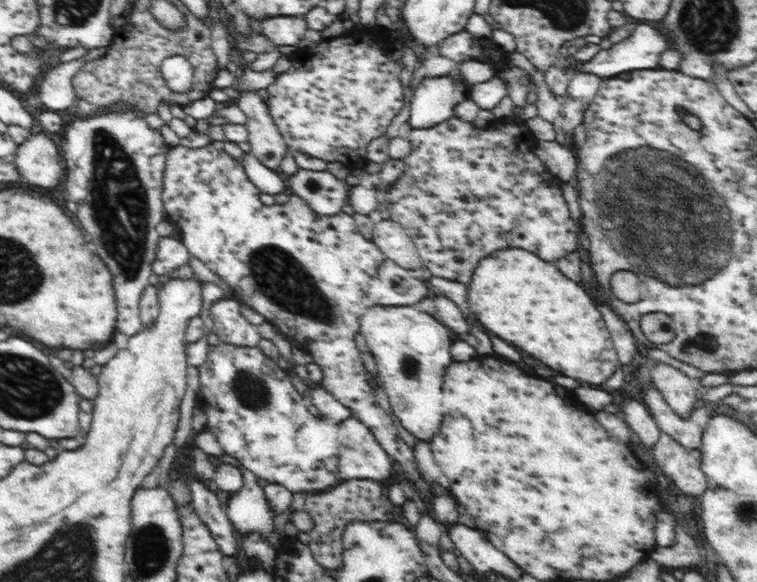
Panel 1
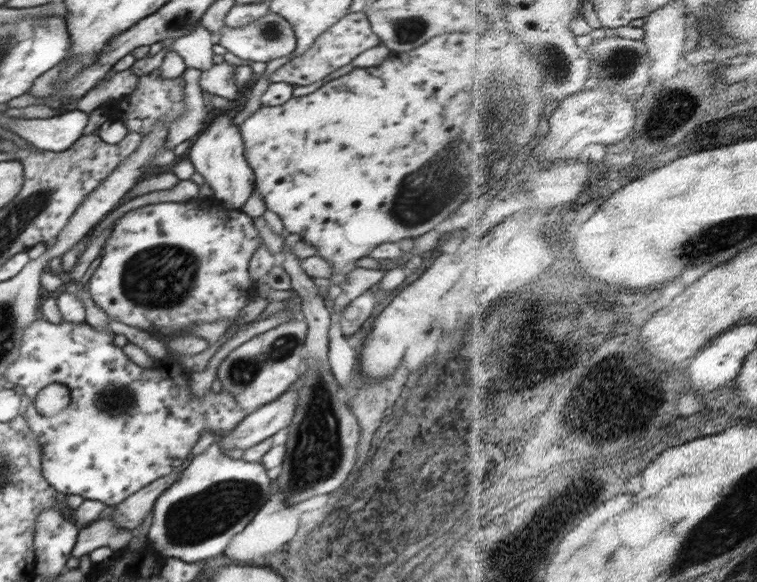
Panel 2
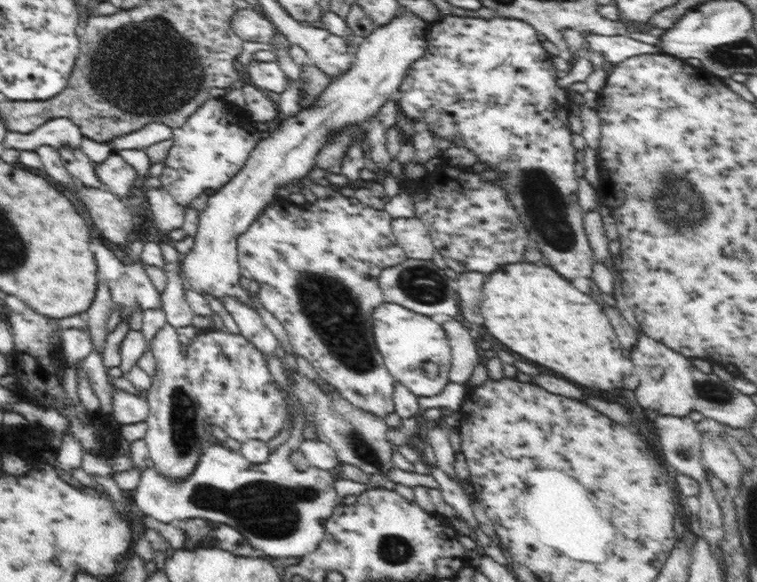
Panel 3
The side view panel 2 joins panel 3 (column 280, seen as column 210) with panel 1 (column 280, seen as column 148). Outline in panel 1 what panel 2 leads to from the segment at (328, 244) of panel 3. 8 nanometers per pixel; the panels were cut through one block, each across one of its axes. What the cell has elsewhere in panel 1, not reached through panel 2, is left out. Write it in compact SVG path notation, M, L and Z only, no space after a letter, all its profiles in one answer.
M176 145L171 147L168 151L166 166L163 174L164 182L164 208L167 213L167 220L170 220L174 225L176 225L177 230L179 230L180 237L186 249L191 254L200 259L204 264L212 270L216 275L218 275L224 282L227 282L232 288L232 296L237 298L241 303L248 305L253 308L256 312L260 313L266 320L268 320L278 332L285 335L288 340L291 340L295 345L297 345L303 352L307 352L312 355L314 363L322 369L323 377L320 382L320 386L328 393L332 394L336 400L338 400L342 405L346 406L352 411L353 417L362 421L373 433L375 439L382 445L382 448L390 455L392 460L396 460L400 466L402 466L404 473L410 477L410 481L414 482L414 487L422 493L427 502L432 502L435 497L432 491L431 485L428 480L422 478L420 471L418 471L418 464L416 462L413 448L406 444L400 435L398 434L398 428L394 424L390 413L384 410L378 400L376 399L374 381L370 374L364 367L364 362L358 348L356 348L356 334L359 334L358 320L360 320L362 314L367 311L367 308L372 306L372 302L367 295L368 286L370 286L370 280L378 272L378 268L382 266L385 261L384 253L380 250L380 247L374 243L374 241L369 241L365 236L362 236L354 217L344 213L343 211L338 212L338 214L332 216L320 216L316 214L310 205L296 193L290 195L288 202L286 204L276 204L267 206L260 201L260 191L256 188L245 173L243 164L234 160L225 151L219 152L212 145L204 146L204 148L190 149L182 145Z

